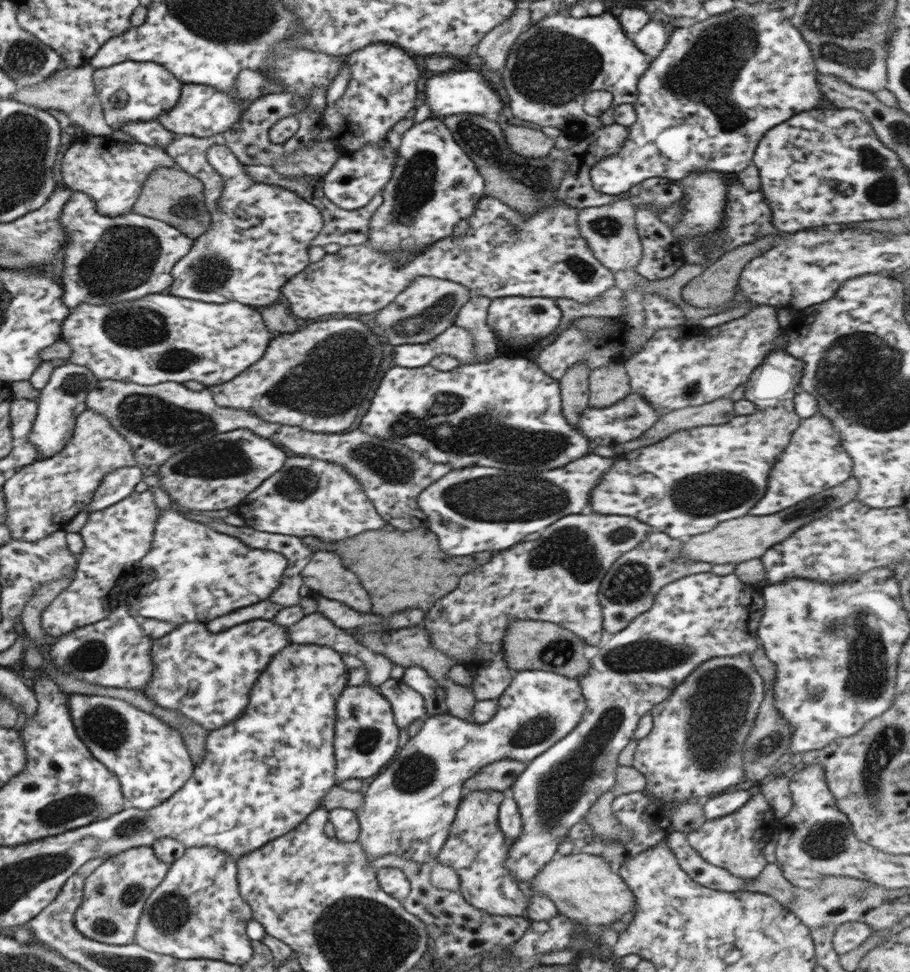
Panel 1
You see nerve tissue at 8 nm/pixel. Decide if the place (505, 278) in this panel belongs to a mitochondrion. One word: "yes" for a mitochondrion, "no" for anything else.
no

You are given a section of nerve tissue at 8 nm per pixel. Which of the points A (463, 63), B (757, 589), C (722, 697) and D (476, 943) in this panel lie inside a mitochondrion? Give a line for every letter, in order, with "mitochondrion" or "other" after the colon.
A: other
B: other
C: mitochondrion
D: other

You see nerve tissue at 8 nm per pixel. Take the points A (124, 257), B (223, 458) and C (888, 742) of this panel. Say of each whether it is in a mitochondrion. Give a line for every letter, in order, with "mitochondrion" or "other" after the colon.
A: mitochondrion
B: mitochondrion
C: mitochondrion

